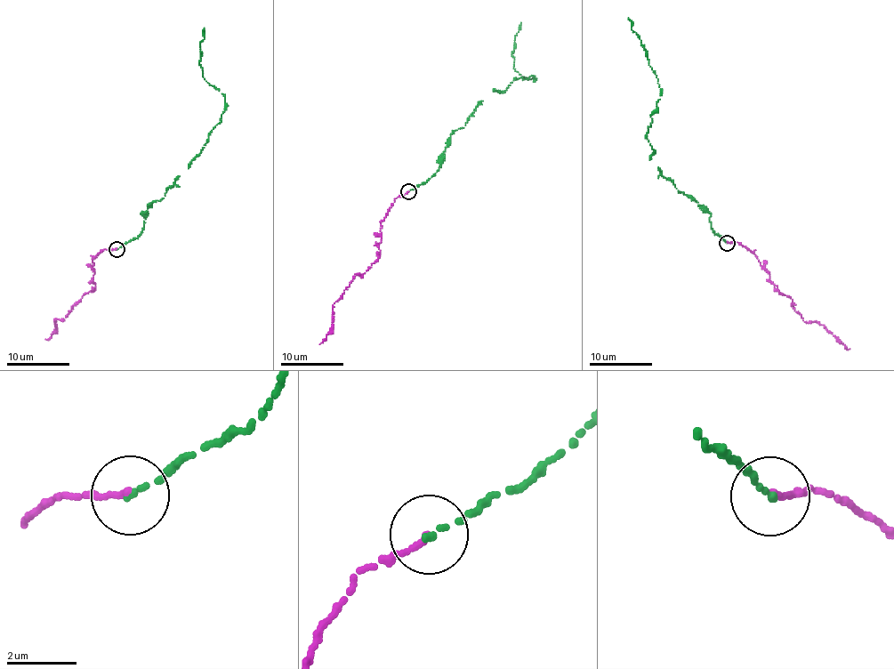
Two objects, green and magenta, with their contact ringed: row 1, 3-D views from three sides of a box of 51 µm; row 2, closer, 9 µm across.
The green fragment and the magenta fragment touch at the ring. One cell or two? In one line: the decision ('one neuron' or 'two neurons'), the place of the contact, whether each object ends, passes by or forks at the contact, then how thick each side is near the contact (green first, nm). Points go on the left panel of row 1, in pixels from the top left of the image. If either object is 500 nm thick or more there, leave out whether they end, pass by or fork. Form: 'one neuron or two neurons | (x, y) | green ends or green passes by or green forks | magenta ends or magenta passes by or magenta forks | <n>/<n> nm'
one neuron | (116, 249) | green ends | magenta ends | 170/190 nm

